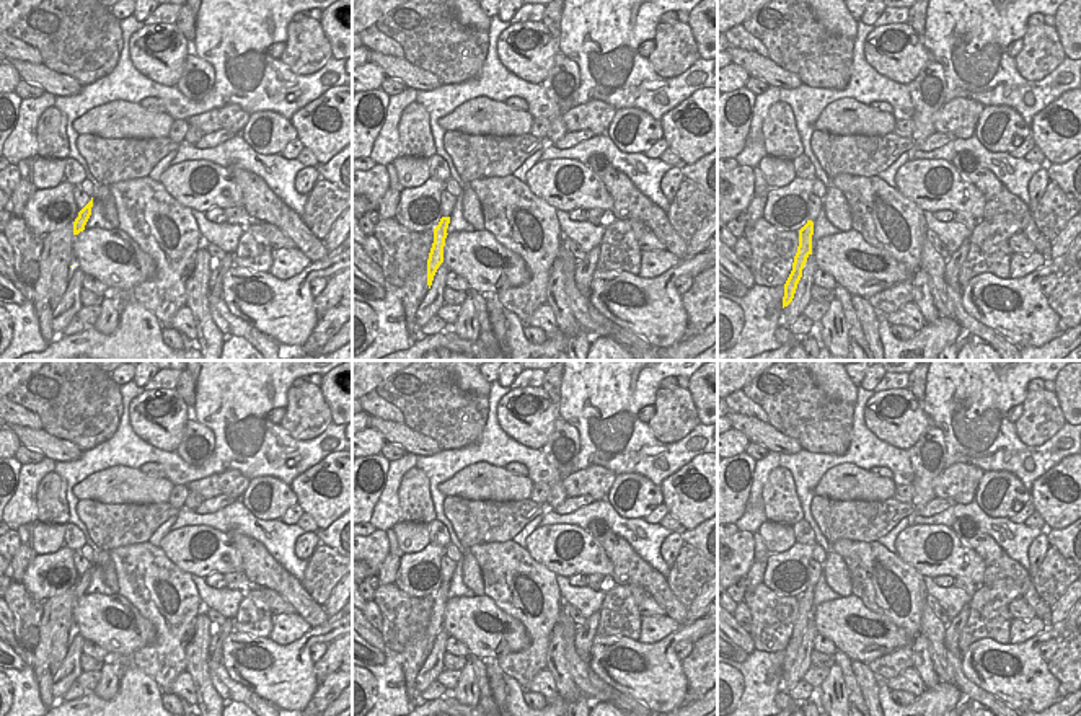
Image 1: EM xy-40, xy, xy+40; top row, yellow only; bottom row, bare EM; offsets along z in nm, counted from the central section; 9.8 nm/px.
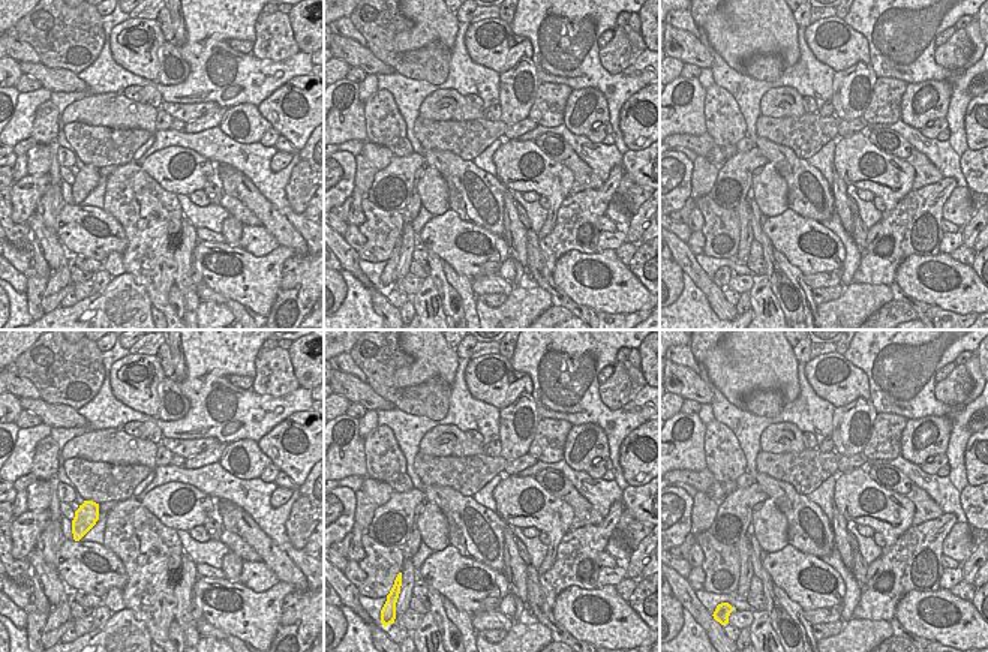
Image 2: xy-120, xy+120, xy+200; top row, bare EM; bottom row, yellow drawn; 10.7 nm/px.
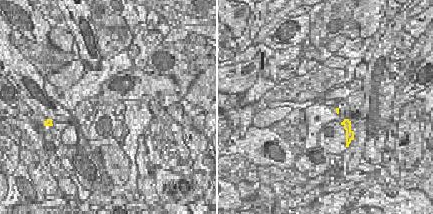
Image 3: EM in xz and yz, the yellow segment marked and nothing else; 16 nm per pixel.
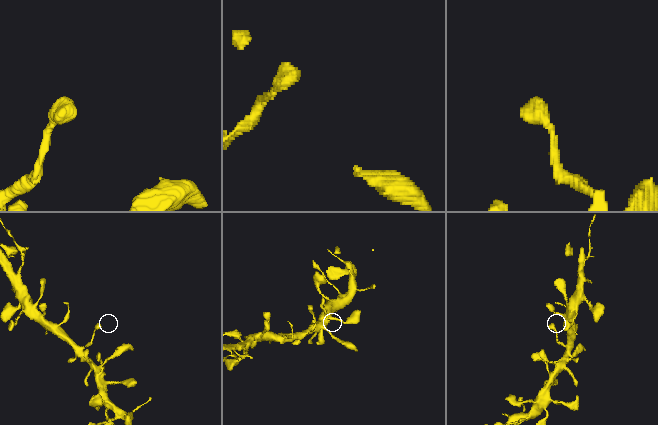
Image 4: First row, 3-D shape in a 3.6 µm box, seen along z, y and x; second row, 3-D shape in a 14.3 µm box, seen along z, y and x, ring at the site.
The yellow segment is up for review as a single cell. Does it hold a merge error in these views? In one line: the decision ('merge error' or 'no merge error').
no merge error

